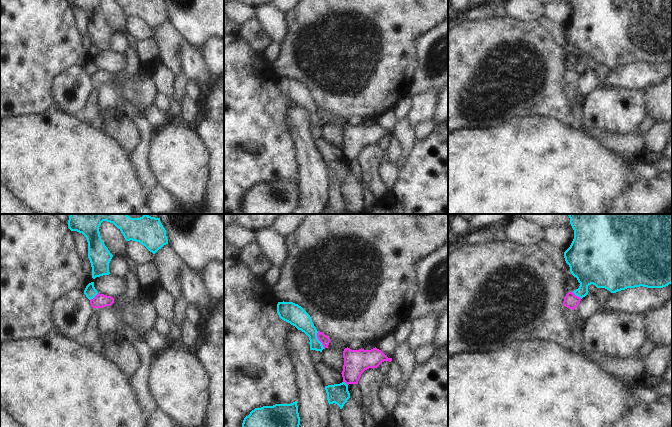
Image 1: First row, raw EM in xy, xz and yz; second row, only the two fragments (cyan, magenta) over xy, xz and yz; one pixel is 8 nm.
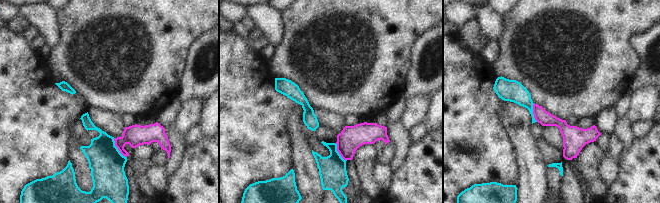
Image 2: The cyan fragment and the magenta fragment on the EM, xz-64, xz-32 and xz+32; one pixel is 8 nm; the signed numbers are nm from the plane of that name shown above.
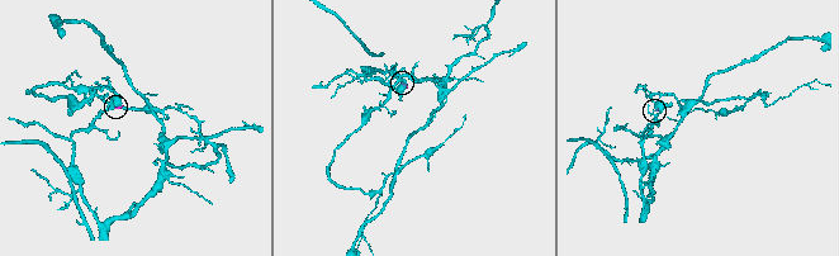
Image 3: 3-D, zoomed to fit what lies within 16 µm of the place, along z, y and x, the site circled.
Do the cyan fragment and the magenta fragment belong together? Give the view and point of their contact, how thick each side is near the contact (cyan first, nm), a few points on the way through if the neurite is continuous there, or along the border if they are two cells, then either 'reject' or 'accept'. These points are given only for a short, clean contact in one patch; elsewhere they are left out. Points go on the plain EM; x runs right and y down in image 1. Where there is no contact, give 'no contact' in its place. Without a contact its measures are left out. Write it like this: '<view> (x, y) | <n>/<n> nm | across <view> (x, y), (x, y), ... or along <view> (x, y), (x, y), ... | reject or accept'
xz (318, 116) | 160/80 nm | along xz (317, 107), (317, 115), (324, 124) | reject

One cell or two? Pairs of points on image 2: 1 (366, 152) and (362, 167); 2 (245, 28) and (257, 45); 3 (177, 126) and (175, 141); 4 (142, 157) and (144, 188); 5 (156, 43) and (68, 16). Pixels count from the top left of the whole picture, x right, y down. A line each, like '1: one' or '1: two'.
1: one
2: one
3: two
4: one
5: one

